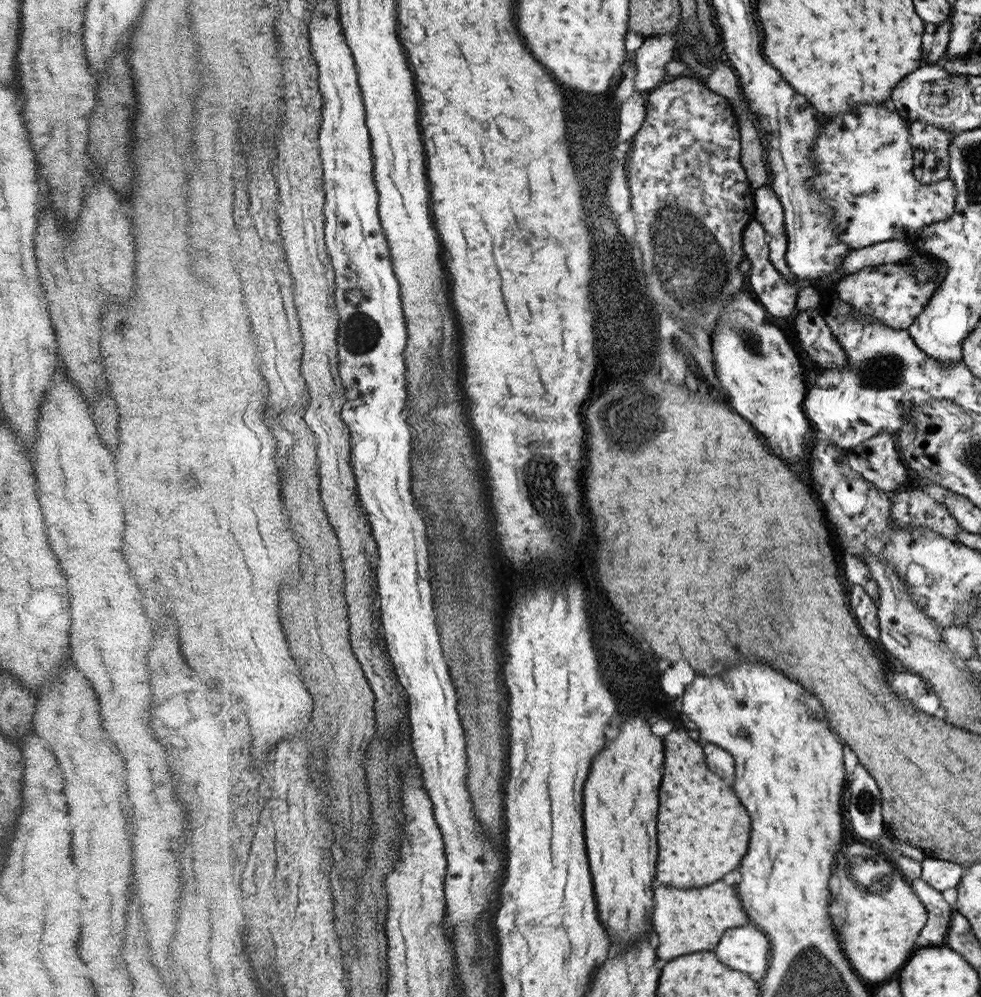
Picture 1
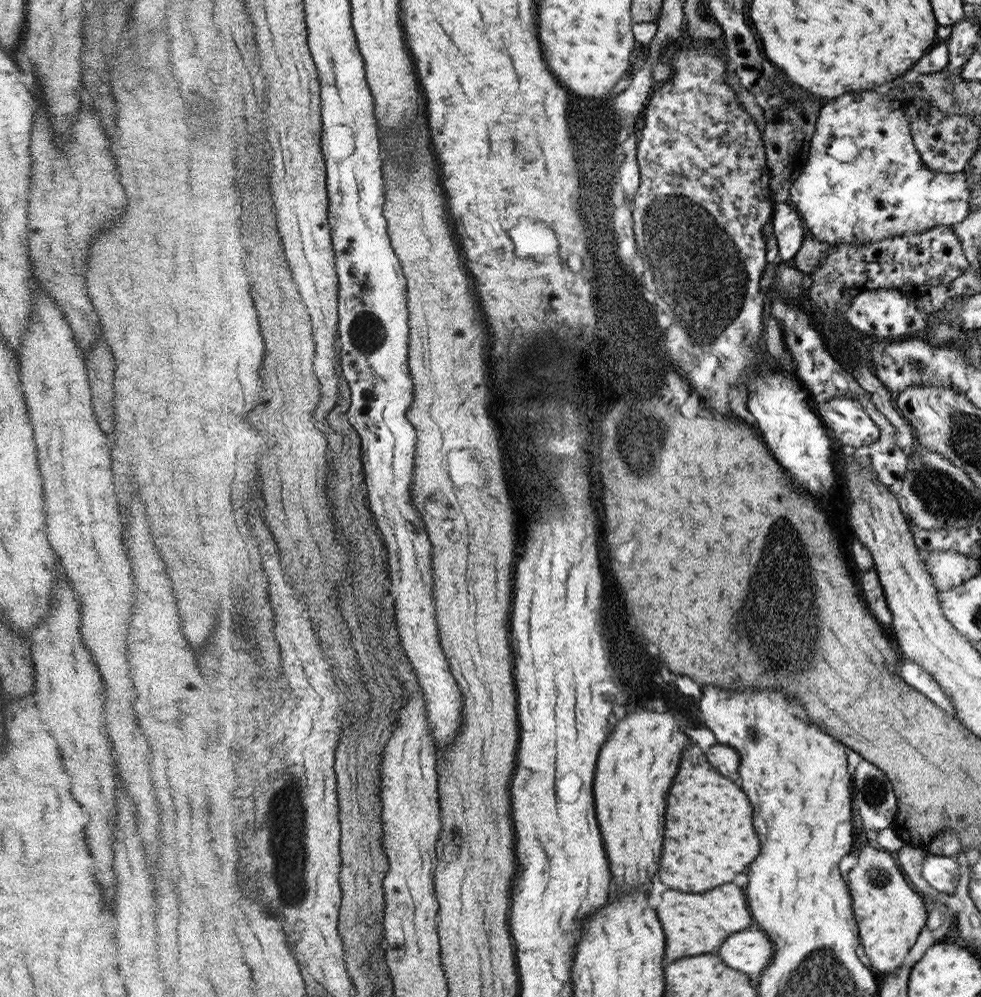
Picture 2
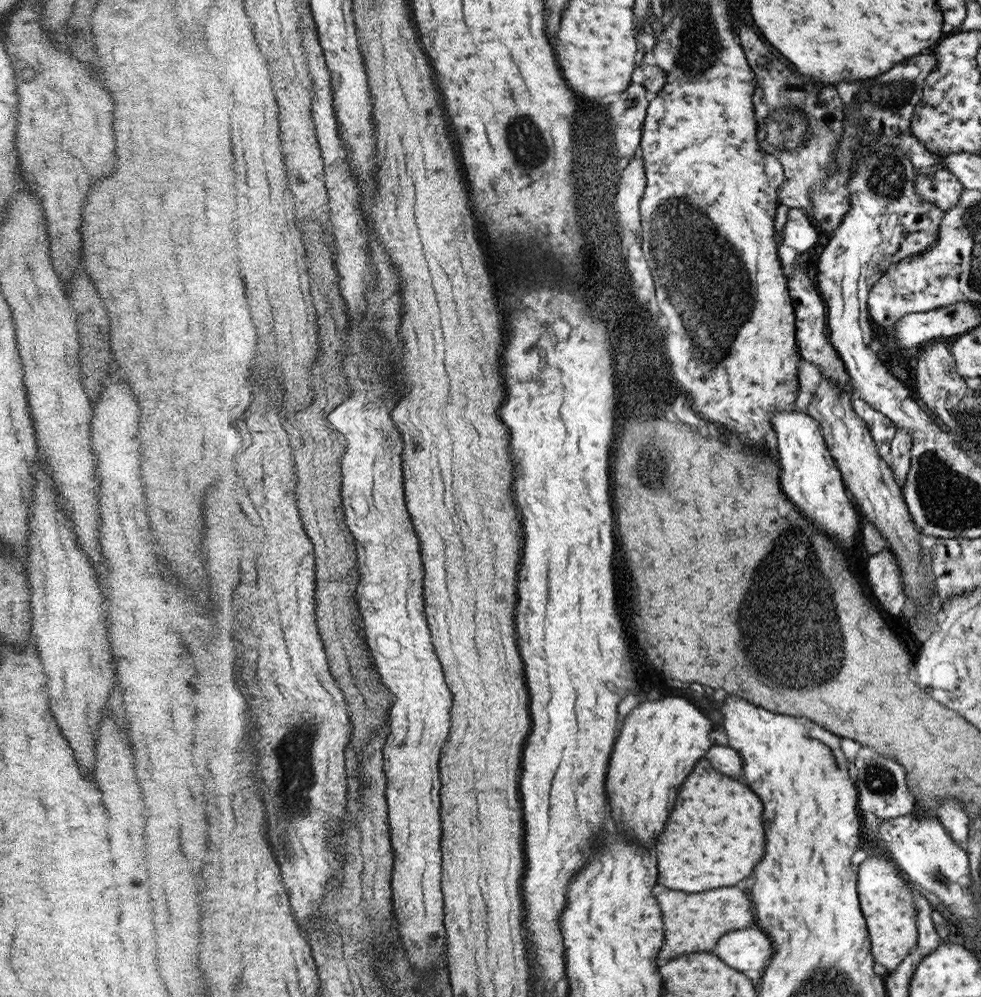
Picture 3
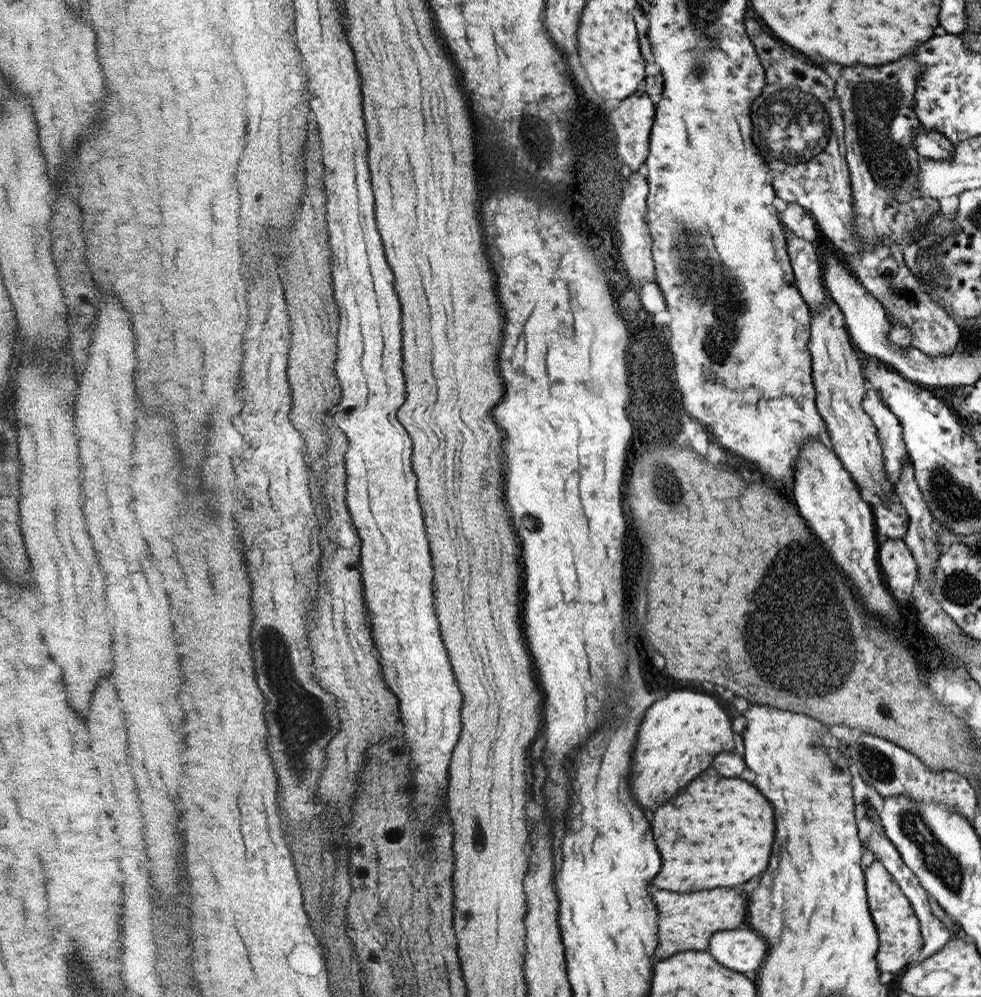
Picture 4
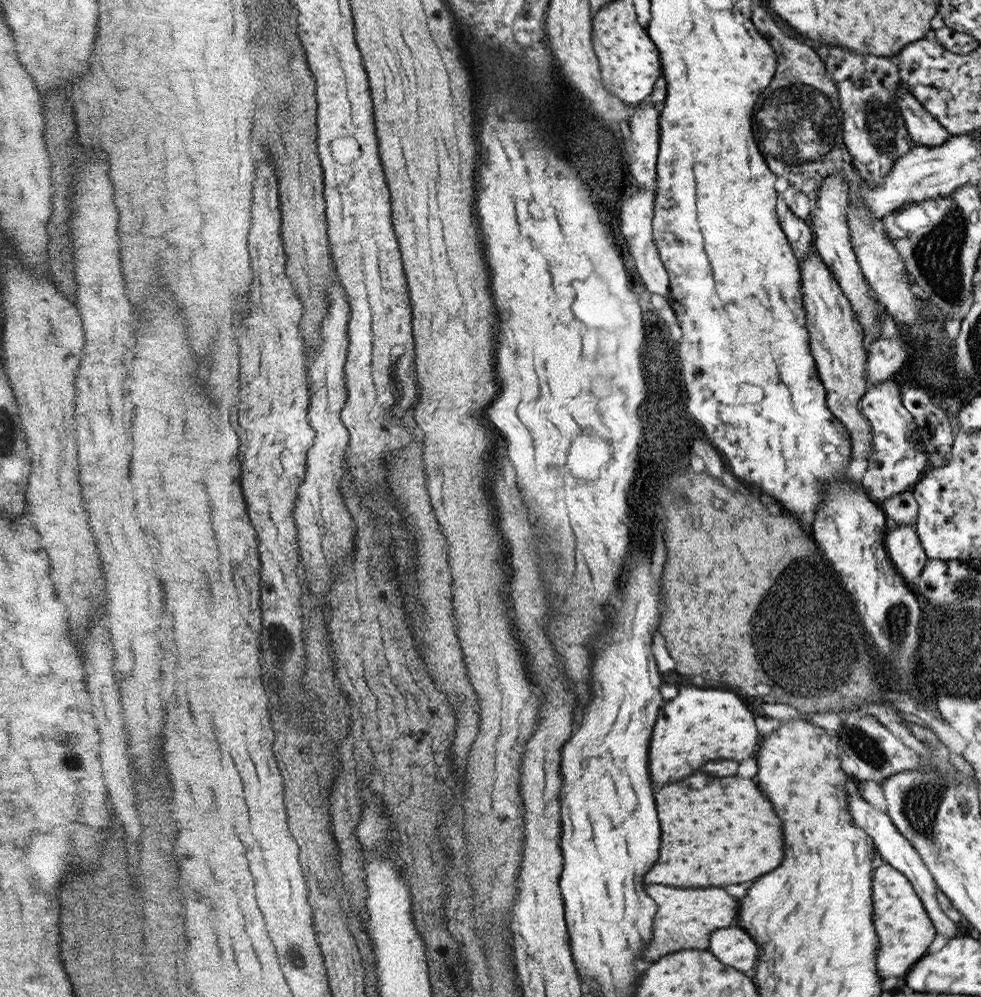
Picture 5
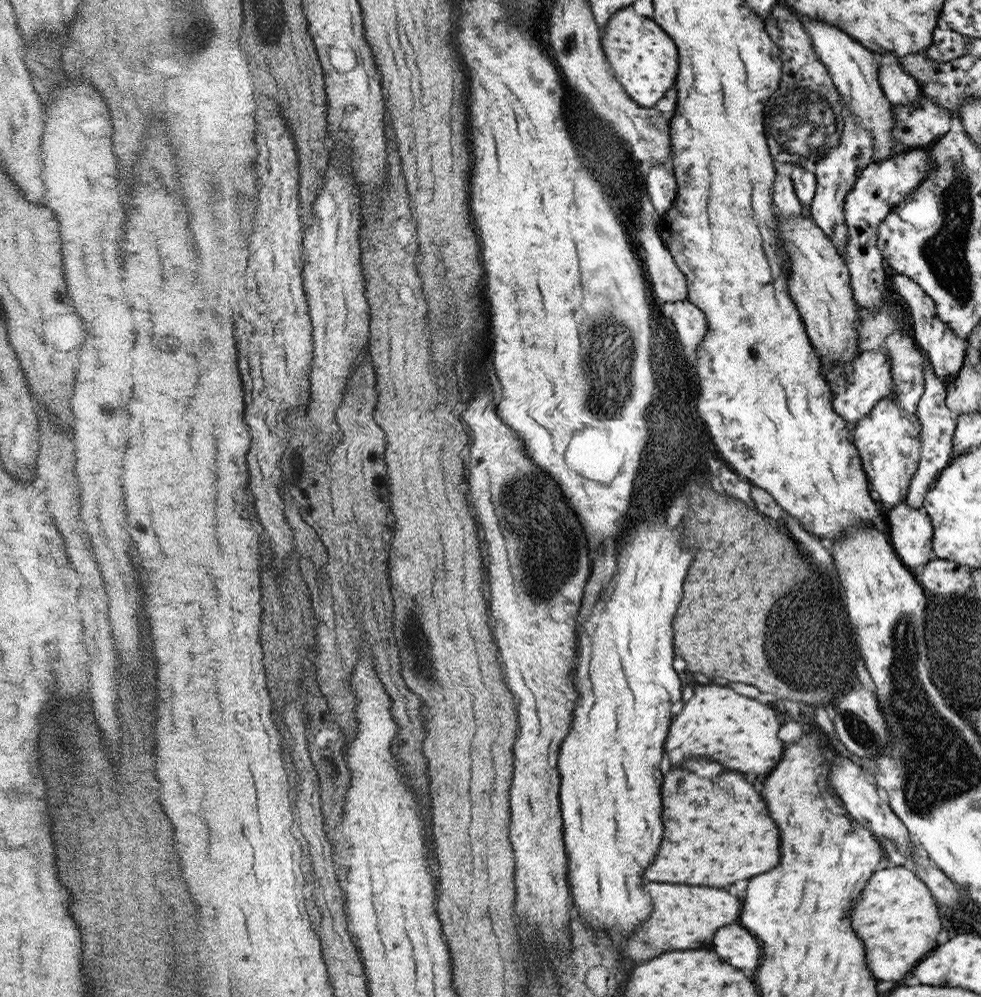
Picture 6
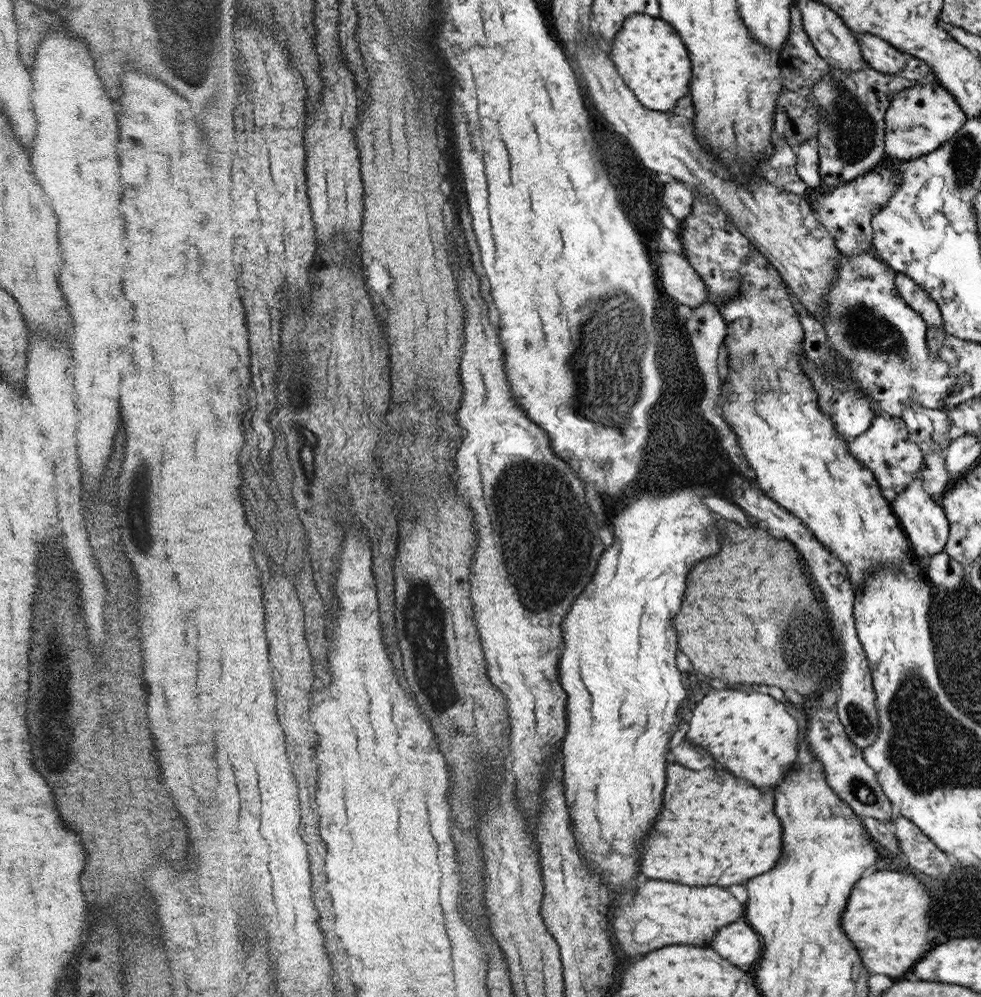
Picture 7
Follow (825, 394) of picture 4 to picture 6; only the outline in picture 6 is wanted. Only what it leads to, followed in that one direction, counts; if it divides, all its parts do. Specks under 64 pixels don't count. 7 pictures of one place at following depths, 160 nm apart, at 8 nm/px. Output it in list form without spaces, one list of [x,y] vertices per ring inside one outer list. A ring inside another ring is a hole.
[[[804,213],[798,217],[786,219],[782,215],[782,221],[778,223],[778,231],[783,238],[783,247],[789,254],[789,263],[791,274],[789,275],[789,293],[794,302],[797,303],[797,309],[801,312],[801,317],[805,321],[805,329],[808,331],[811,342],[819,350],[821,360],[825,362],[853,362],[858,352],[858,306],[852,296],[853,288],[850,288],[850,277],[848,276],[847,264],[838,256],[838,250],[833,242],[828,238],[822,228],[818,226],[812,218],[806,218]]]

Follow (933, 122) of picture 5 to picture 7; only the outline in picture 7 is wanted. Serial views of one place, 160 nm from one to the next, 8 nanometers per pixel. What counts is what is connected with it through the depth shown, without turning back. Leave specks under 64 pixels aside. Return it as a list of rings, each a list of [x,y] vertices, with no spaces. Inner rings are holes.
[[[856,34],[866,62],[882,74],[896,74],[907,63],[906,56],[897,48],[873,34]]]

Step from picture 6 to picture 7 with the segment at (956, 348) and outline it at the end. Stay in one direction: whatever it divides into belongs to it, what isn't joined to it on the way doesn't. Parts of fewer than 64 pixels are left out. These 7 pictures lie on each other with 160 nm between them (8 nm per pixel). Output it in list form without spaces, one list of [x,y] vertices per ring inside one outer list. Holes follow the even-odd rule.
[[[897,273],[896,286],[906,304],[913,307],[925,319],[928,329],[943,328],[944,318],[938,305],[912,278]]]

